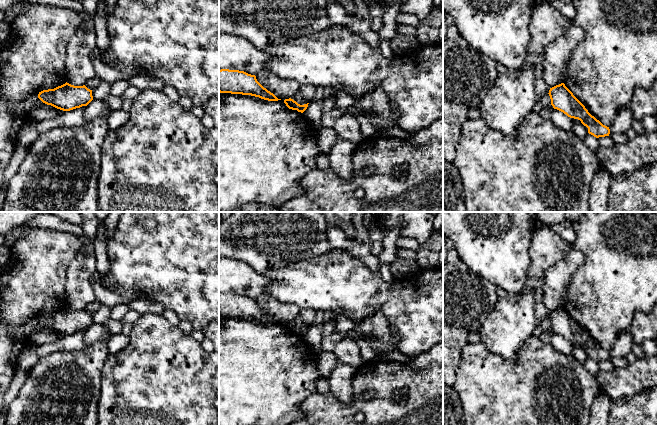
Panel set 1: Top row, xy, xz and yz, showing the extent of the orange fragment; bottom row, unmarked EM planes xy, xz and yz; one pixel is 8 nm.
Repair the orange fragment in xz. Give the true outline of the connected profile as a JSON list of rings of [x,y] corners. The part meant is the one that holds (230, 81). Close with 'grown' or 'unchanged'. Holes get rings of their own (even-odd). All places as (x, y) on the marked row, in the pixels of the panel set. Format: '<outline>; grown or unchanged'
[[[219,70],[219,92],[251,95],[268,101],[281,100],[264,88],[255,75],[239,70]]]; unchanged

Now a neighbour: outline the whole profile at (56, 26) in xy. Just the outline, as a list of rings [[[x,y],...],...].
[[[32,5],[9,24],[9,37],[0,42],[0,189],[4,171],[17,144],[18,132],[30,121],[29,112],[35,108],[55,108],[43,103],[38,94],[66,83],[67,45],[82,23],[82,18],[75,11]]]

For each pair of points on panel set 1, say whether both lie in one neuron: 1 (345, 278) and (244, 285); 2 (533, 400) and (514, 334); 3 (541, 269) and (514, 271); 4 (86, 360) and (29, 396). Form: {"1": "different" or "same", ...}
{"1": "different", "2": "different", "3": "different", "4": "same"}

